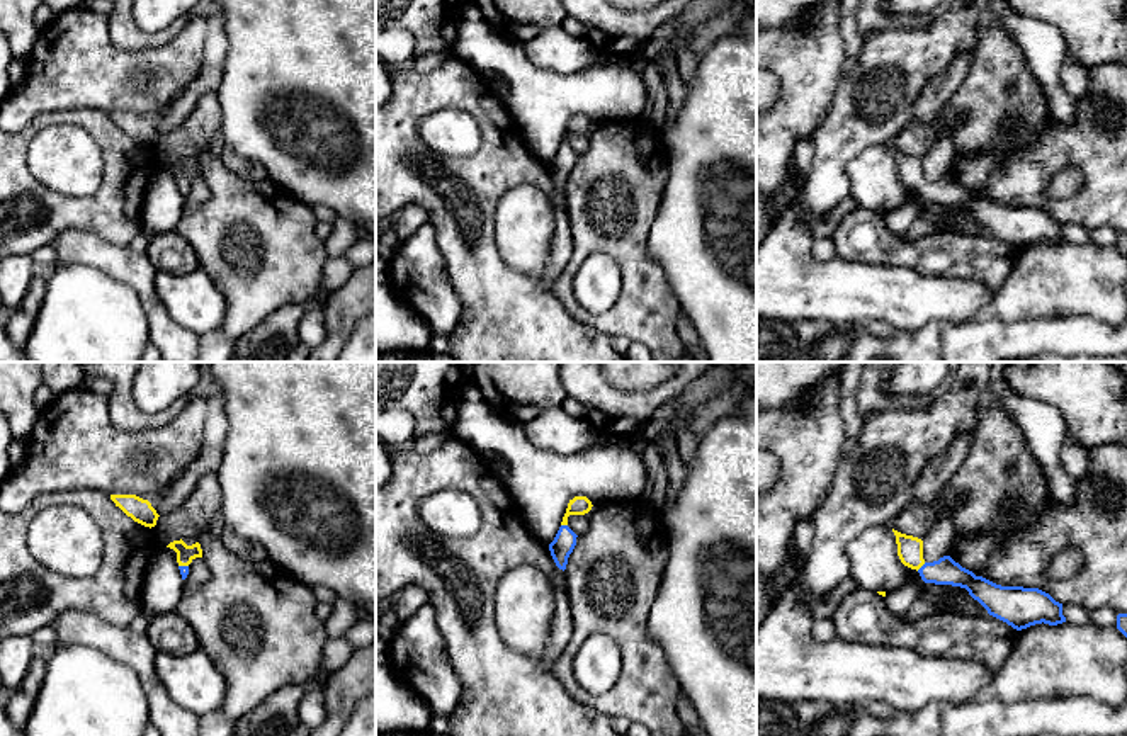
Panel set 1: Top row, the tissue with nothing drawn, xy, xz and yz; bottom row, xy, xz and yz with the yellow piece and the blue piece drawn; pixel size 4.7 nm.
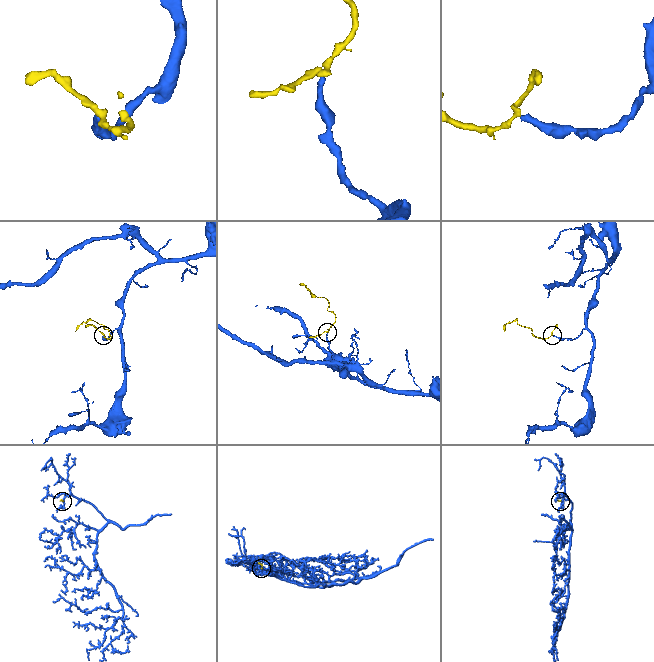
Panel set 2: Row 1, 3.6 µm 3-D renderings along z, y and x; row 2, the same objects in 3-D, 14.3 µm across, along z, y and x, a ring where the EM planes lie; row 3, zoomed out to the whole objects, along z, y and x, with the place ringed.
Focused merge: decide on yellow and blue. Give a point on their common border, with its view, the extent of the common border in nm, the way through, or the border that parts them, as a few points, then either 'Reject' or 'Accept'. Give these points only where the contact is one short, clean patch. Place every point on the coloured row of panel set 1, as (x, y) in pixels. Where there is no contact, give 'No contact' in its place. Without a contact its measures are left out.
Touches yellow at yz (920, 566). Shared border 60 nm. Path across: yz (910, 549), (920, 566), (928, 571), (944, 571). Accept

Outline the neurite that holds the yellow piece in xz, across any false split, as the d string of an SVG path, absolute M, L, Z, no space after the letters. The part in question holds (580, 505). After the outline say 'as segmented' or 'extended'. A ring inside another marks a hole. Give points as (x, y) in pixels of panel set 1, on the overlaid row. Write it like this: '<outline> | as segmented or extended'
M575 496L569 500L561 527L549 544L551 556L559 569L566 569L568 558L576 546L576 534L568 527L569 515L585 515L592 510L592 501L586 496Z | extended

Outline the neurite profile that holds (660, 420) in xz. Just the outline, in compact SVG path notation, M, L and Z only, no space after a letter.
M675 396L673 399L666 401L665 405L661 405L653 416L644 423L643 430L639 432L639 437L643 442L653 442L654 437L666 430L666 427L670 425L670 418L675 413L675 410L680 405L680 398Z

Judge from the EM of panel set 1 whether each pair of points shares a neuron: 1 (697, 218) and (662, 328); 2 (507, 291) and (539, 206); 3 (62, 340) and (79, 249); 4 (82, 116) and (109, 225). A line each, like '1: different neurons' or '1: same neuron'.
1: different neurons
2: different neurons
3: different neurons
4: same neuron

